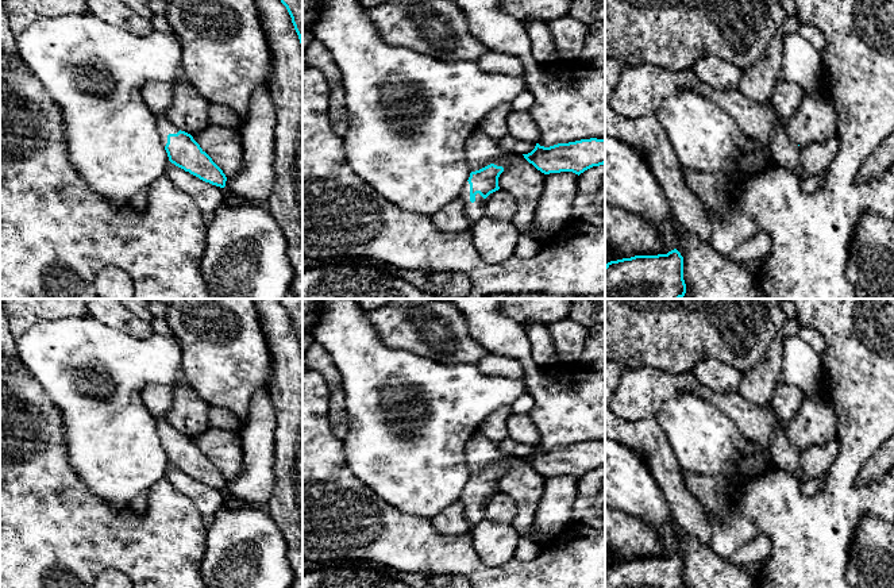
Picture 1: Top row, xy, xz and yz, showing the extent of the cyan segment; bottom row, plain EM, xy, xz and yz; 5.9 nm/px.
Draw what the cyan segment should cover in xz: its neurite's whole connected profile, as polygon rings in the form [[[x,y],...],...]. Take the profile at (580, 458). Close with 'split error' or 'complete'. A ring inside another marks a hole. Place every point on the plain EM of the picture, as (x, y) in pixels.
[[[581,442],[550,450],[536,446],[531,456],[523,458],[544,477],[573,474],[579,479],[593,469],[605,466],[605,442]]]; complete

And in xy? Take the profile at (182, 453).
[[[166,418],[157,419],[158,434],[169,464],[200,483],[224,491],[227,480],[193,439],[178,433]]]; split error

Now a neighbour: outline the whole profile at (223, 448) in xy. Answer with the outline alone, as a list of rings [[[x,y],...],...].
[[[209,427],[192,439],[227,481],[238,476],[242,466],[242,443],[238,433]]]

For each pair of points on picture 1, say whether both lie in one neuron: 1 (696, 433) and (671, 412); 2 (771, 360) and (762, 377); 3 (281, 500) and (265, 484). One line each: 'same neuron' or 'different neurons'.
1: same neuron
2: same neuron
3: different neurons

